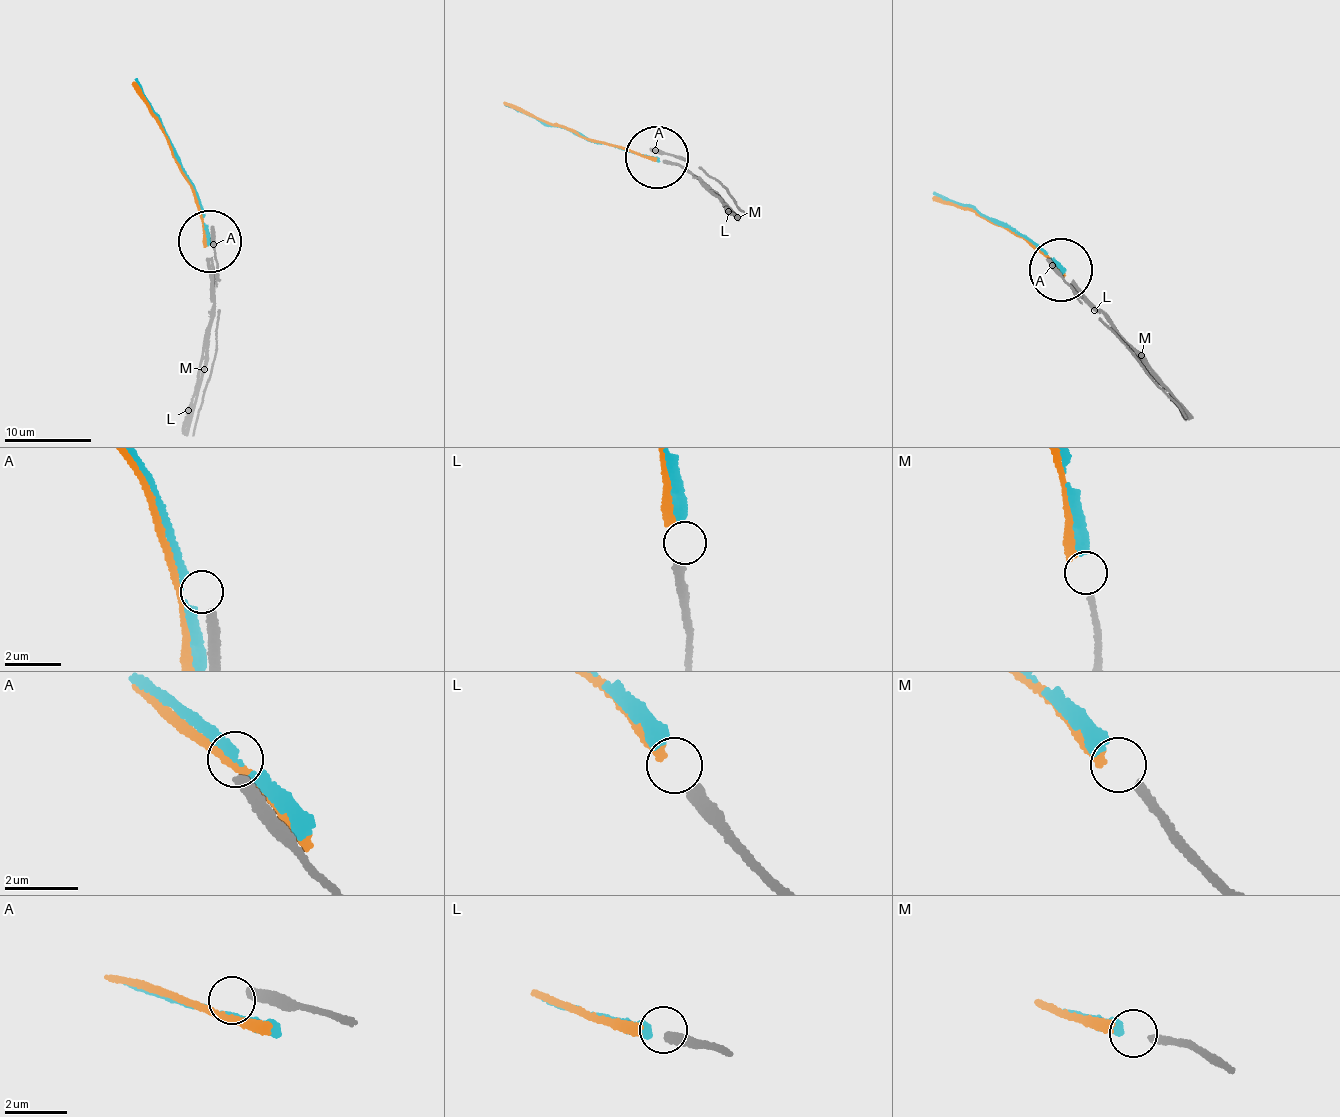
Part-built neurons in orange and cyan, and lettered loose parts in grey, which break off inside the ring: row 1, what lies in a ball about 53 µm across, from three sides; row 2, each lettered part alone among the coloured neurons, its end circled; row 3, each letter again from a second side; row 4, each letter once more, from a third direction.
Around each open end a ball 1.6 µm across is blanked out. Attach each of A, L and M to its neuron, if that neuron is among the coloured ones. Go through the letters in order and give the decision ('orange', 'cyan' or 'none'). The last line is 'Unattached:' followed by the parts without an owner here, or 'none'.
A: none
L: orange
M: cyan
Unattached: A

